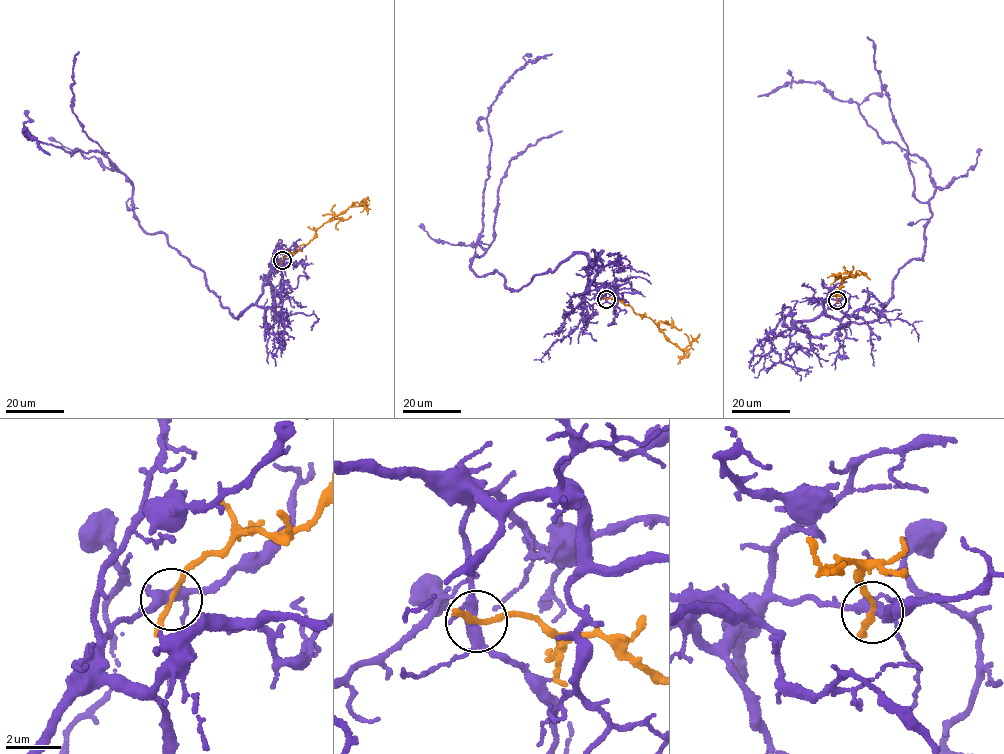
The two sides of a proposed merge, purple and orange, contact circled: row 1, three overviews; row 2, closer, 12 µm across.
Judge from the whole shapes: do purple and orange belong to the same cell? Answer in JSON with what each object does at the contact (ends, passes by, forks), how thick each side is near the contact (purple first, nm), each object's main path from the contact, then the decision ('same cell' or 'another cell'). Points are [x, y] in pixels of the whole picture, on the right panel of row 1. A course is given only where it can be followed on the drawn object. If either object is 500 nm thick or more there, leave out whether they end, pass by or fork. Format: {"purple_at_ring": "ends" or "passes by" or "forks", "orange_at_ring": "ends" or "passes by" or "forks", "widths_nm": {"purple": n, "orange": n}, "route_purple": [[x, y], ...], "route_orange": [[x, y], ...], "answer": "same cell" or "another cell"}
{"purple_at_ring": "forks", "orange_at_ring": "passes by", "widths_nm": {"purple": 360, "orange": 180}, "route_purple": [[837, 300], [793, 323], [818, 338], [878, 318], [899, 270], [923, 259], [930, 171], [816, 82], [757, 97]], "route_orange": [[837, 300], [833, 296], [843, 279], [856, 274], [843, 273], [827, 278]], "answer": "another cell"}

